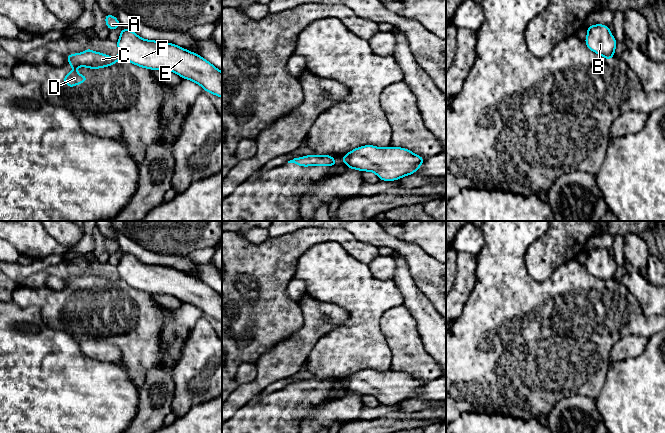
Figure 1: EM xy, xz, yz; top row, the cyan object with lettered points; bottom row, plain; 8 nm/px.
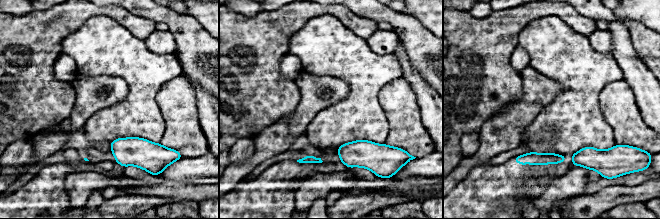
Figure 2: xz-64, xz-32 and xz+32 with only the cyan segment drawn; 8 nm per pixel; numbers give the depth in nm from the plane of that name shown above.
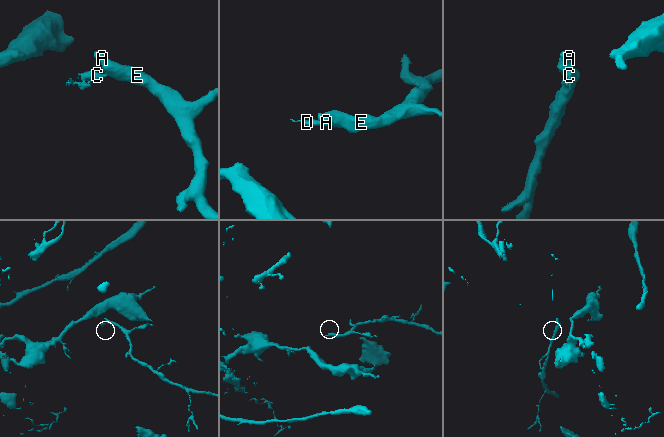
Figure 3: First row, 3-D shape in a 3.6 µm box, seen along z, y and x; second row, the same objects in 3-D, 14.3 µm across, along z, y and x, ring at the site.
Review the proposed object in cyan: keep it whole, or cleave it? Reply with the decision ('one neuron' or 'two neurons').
two neurons

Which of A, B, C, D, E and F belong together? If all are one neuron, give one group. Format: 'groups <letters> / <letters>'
groups A B E F / C D

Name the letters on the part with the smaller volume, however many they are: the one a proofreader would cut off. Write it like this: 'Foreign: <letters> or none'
Foreign: C, D

